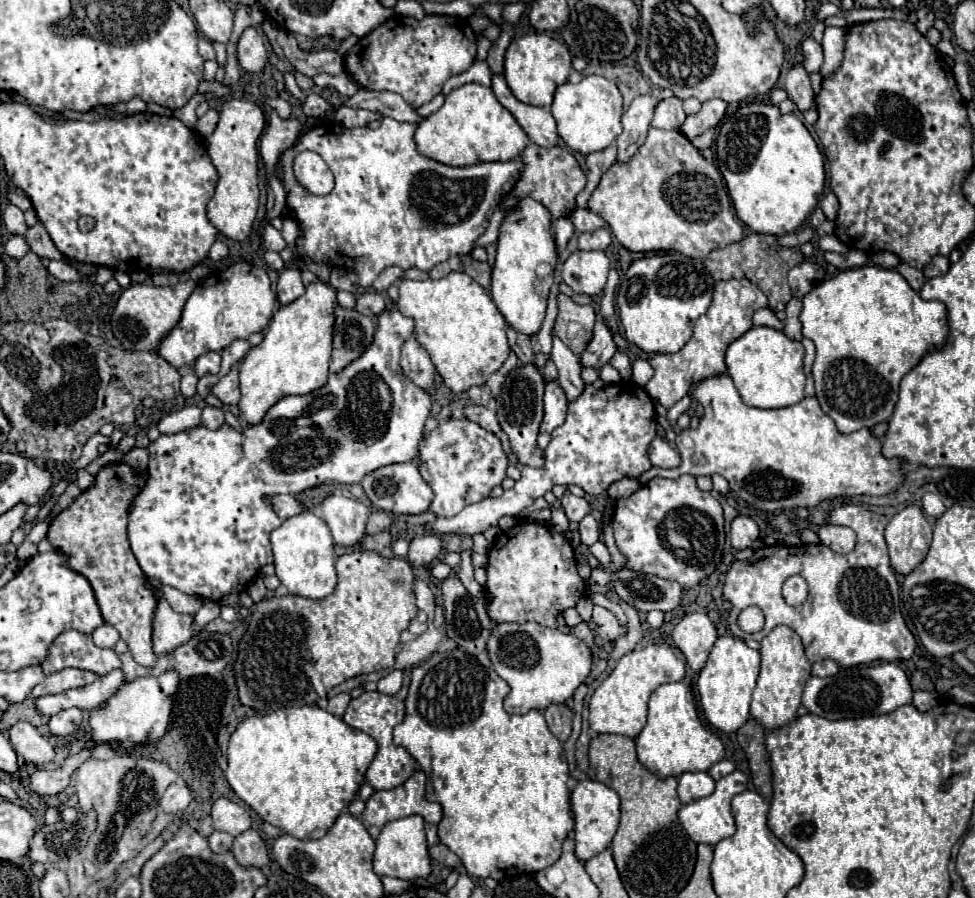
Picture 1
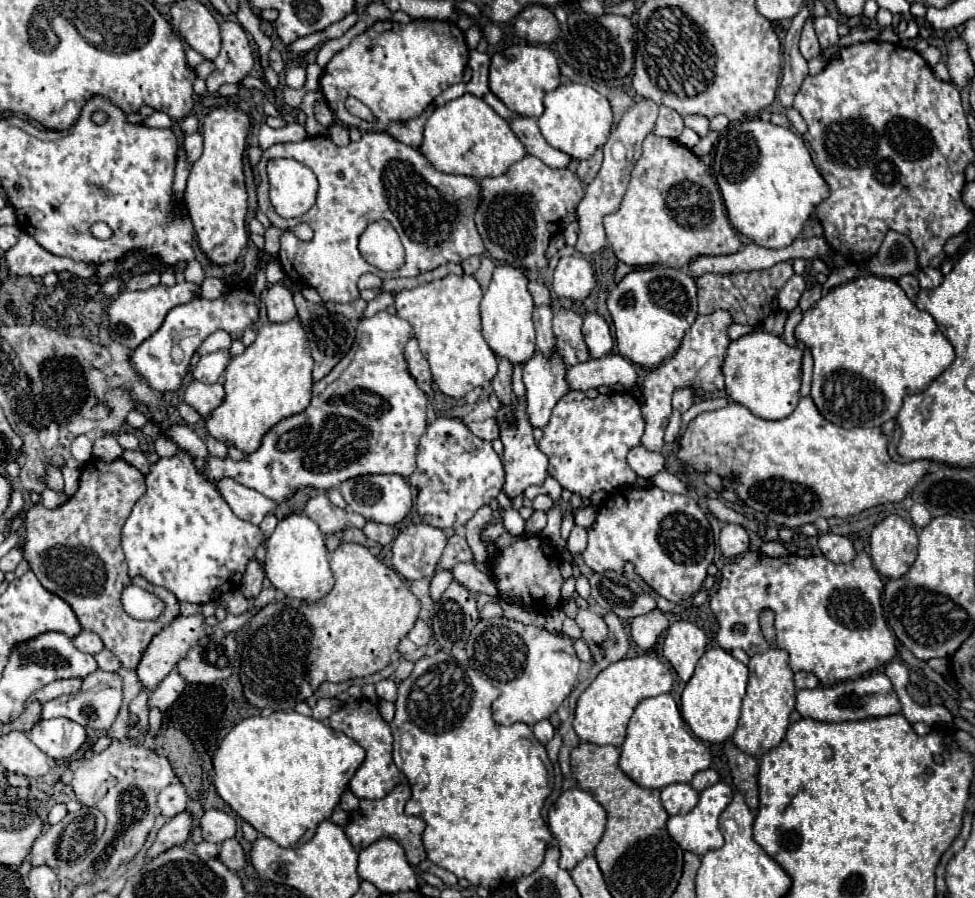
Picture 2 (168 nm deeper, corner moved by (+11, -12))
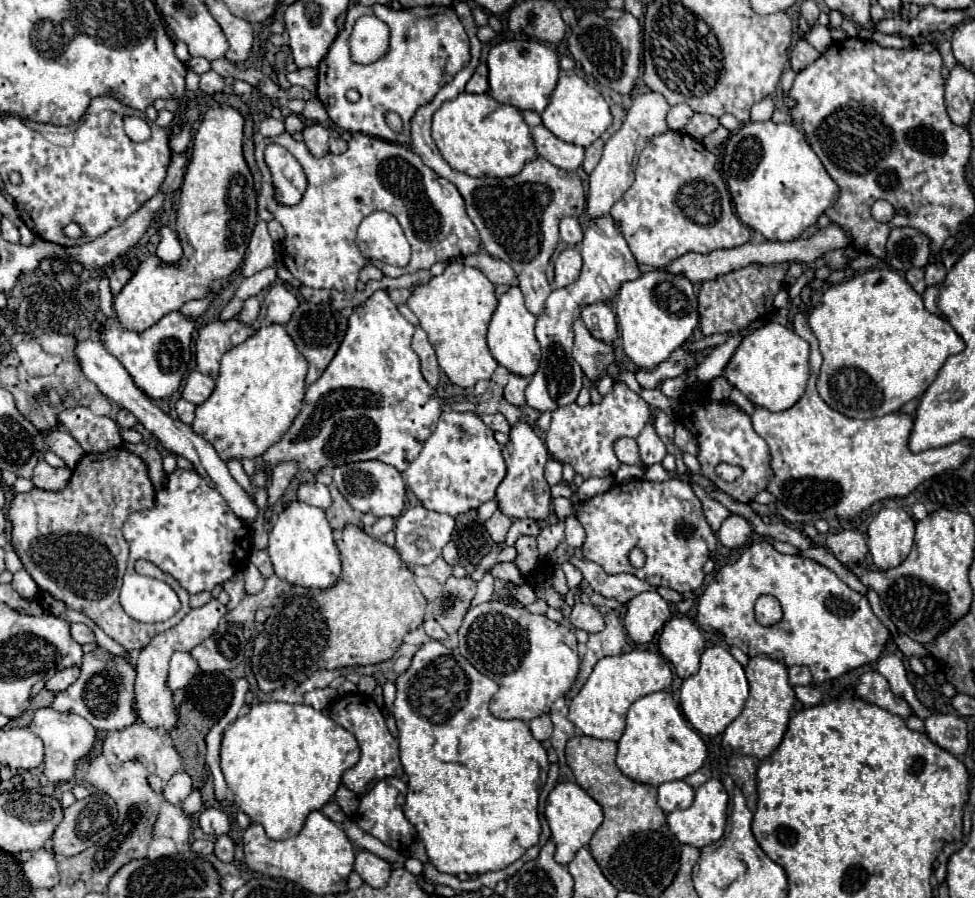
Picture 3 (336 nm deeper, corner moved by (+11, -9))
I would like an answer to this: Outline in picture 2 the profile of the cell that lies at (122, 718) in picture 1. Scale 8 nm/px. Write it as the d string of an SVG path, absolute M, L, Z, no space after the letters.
M172 670L152 692L150 692L150 698L148 698L148 708L158 708L160 712L166 712L174 700L180 696L180 692L184 690L186 682L184 678Z

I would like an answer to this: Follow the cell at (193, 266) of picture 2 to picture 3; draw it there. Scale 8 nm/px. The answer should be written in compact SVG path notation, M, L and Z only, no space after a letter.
M162 225L162 227L158 229L158 233L160 233L162 241L160 241L160 245L156 247L156 255L158 255L164 263L178 263L180 257L182 257L182 247L180 247L180 243L178 243L176 233L174 233L170 227L166 227L166 225Z

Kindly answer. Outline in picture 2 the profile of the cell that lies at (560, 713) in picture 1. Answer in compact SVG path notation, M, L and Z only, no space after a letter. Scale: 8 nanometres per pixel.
M540 720L538 724L532 726L532 730L534 730L534 736L536 736L544 746L552 740L552 736L554 736L554 732L556 732L550 720Z

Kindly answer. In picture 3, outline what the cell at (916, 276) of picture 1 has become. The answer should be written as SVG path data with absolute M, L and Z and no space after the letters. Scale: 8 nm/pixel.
M908 269L906 271L906 279L908 279L908 283L914 287L914 291L916 293L924 293L924 289L926 289L926 283L924 283L924 269Z

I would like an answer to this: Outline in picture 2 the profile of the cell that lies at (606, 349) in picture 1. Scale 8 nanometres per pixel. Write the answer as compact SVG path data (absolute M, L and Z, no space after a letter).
M588 312L584 316L584 340L588 346L588 354L592 360L598 360L602 356L606 356L612 350L612 336L610 336L610 328L606 324L606 320L602 316L598 316L596 312Z

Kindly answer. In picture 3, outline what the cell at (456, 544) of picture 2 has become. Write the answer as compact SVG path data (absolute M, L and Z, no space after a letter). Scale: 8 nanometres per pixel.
M462 521L456 525L452 539L442 551L442 557L450 565L462 565L462 567L466 567L468 563L478 565L494 545L496 543L492 541L482 523Z

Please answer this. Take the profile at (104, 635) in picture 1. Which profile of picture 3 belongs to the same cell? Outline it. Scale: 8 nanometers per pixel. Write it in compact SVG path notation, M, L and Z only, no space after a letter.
M72 623L72 625L70 625L70 635L72 635L72 639L78 641L80 645L94 641L92 629L88 629L84 623Z

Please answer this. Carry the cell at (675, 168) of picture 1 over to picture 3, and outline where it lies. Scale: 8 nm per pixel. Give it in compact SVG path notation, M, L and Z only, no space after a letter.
M678 131L658 135L644 147L636 179L610 215L620 223L636 261L654 269L662 269L690 251L706 255L750 241L750 229L734 215L730 191L716 171L716 155L698 139Z

